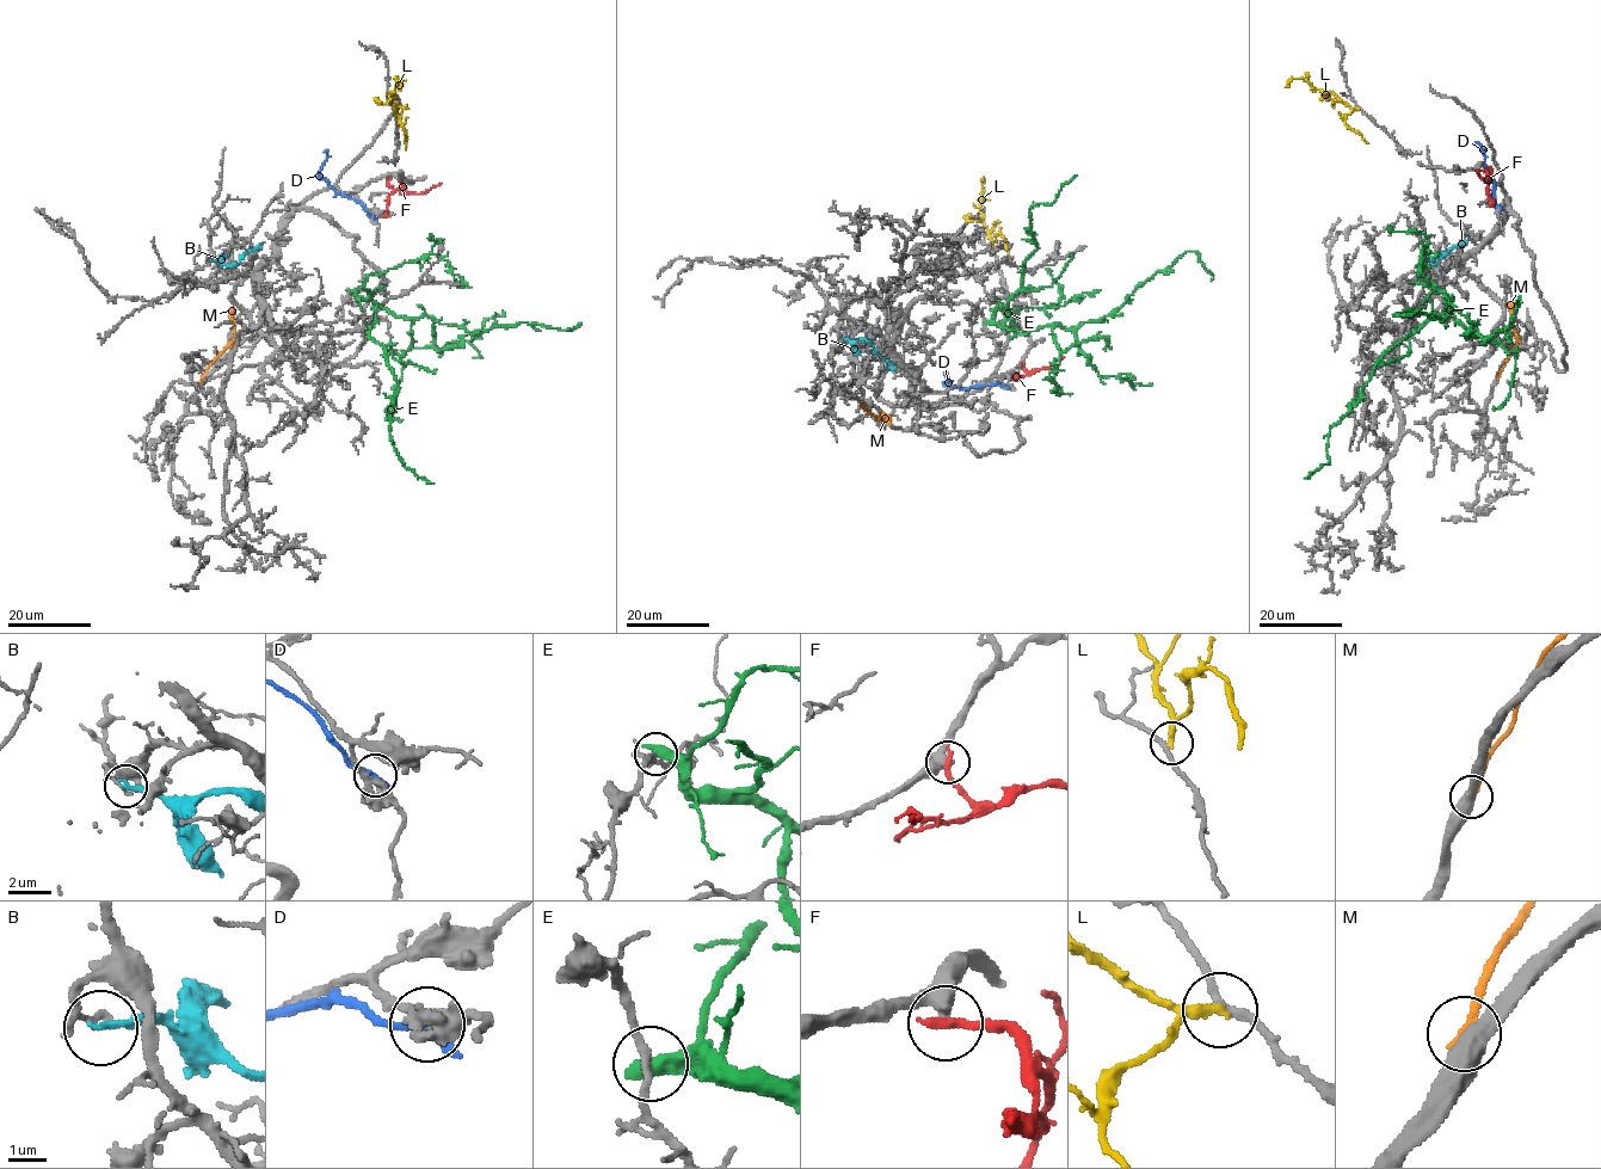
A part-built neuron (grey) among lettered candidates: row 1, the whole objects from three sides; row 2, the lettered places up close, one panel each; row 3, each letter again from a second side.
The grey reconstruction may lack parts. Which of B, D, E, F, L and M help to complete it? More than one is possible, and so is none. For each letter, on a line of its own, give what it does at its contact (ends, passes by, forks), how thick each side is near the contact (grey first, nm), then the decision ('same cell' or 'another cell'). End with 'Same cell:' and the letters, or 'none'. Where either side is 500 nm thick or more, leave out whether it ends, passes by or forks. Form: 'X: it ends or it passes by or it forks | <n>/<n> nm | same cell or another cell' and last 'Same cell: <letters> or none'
B: it ends | 110/220 nm | another cell
D: it ends | 400/280 nm | another cell
E: 200/550 nm | another cell
F: it ends | 380/300 nm | another cell
L: it passes by | 220/220 nm | another cell
M: it ends | 480/240 nm | another cell
Same cell: none

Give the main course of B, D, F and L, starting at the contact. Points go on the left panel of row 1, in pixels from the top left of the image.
B: (209, 260), (234, 266), (248, 251), (262, 246)
D: (373, 216), (361, 204), (337, 192), (321, 176), (318, 171), (326, 152), (322, 151)
F: (399, 182), (413, 194), (425, 194), (441, 183)
L: (395, 114), (392, 93), (400, 81), (399, 90)

